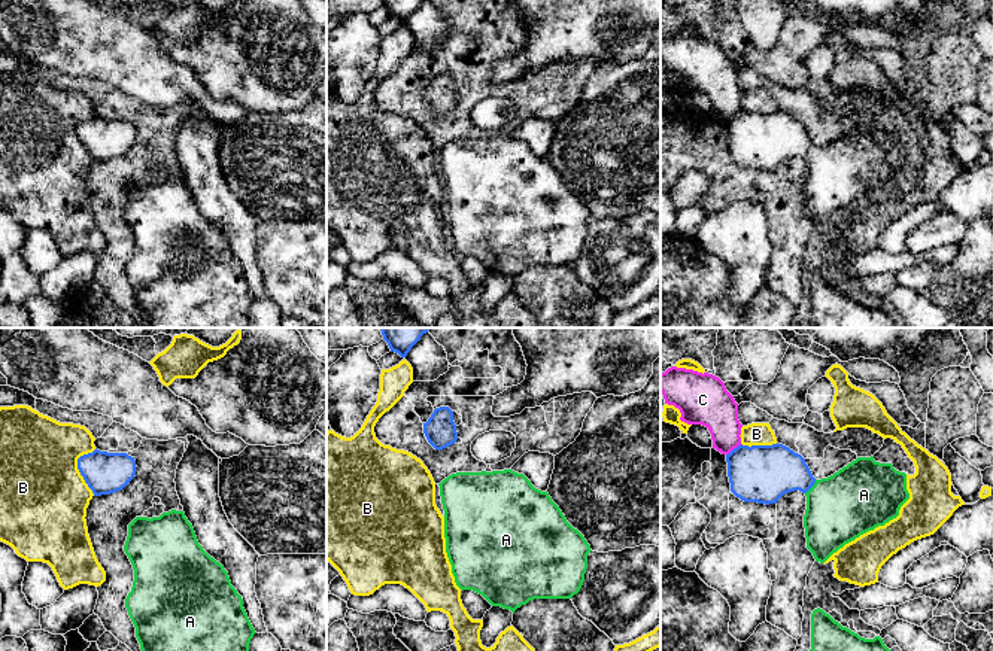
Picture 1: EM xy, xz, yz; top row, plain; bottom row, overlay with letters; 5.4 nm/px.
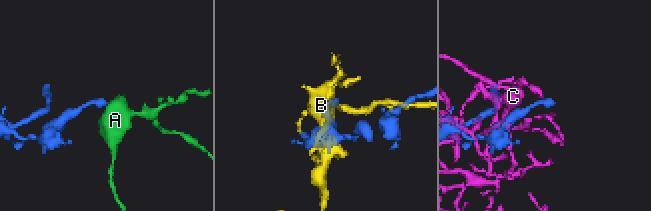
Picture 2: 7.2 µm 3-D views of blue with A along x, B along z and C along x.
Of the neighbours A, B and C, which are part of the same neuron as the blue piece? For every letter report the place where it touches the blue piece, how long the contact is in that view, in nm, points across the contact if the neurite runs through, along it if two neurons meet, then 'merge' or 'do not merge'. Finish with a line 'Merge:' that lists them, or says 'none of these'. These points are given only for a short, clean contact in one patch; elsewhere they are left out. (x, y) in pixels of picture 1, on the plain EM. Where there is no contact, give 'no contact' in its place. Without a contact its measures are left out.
A: contact yz (811, 152); length 100 nm; way yz (768, 139), (792, 139), (811, 152), (829, 167), (853, 167); merge
B: contact xy (78, 134); length 260 nm; do not merge
C: contact yz (734, 115); length 110 nm; do not merge
Merge: A

